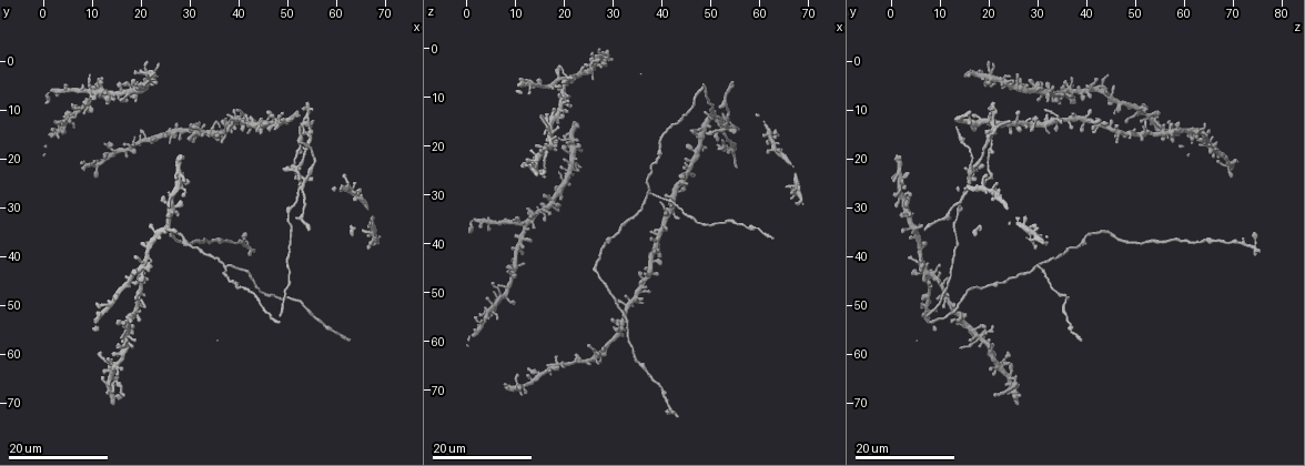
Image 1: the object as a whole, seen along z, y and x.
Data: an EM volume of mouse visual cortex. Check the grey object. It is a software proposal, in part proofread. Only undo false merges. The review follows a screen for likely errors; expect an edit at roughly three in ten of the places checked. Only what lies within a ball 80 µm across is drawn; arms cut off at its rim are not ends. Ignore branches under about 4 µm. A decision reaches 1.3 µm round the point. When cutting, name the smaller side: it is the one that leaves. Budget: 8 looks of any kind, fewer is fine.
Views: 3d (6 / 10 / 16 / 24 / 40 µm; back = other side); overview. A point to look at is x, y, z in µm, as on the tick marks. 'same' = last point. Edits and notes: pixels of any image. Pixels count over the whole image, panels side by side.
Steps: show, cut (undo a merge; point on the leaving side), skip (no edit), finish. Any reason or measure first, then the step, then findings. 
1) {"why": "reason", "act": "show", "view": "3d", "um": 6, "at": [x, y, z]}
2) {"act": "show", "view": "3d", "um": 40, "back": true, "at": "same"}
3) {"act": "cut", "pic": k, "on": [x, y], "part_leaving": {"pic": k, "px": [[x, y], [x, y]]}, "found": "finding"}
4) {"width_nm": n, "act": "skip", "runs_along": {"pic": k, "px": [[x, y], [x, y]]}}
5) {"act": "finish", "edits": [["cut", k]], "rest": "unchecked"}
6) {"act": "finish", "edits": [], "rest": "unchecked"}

{"why": "small branch off a trunk", "act": "show", "view": "3d", "um": 24, "at": [7.0, 11.0, 50.5]}

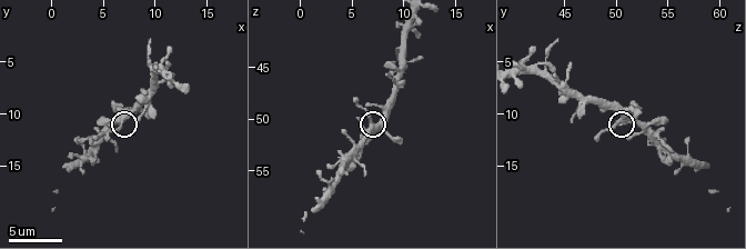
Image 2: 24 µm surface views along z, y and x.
{"act": "show", "view": "3d", "um": 10, "at": [7.0, 10.4, 50.6]}

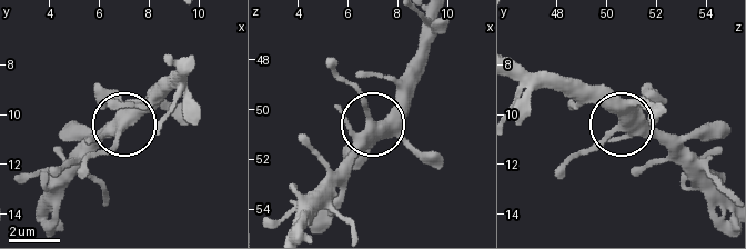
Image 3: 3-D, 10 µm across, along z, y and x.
{"act": "skip", "runs_along": {"pic": 3, "px": [[188, 58], [99, 153]]}, "found": "one cell here"}

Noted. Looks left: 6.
{"why": "branch point", "act": "show", "view": "3d", "um": 24, "at": [37.0, 42.5, 29.5]}

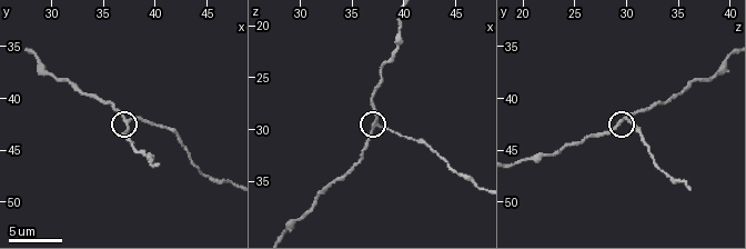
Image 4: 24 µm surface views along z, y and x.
{"act": "show", "view": "3d", "um": 10, "at": [37.2, 42.0, 29.6]}

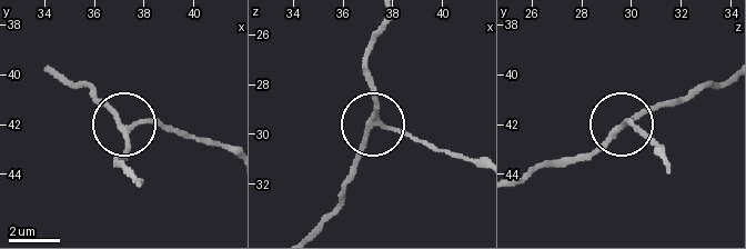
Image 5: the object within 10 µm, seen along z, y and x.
{"arms": 3, "act": "skip", "found": "continuous, no second cell"}

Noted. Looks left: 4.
{"why": "arms part here", "act": "show", "view": "3d", "um": 16, "at": [15.0, 66.0, 25.5]}

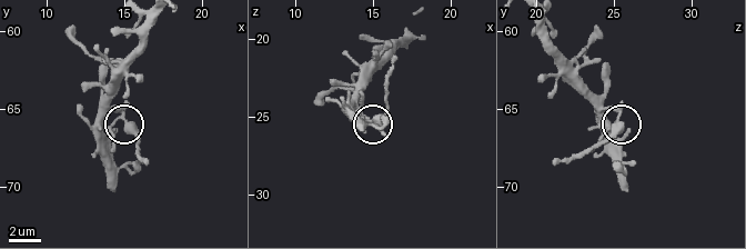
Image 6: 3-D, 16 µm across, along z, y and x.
{"act": "show", "view": "3d", "um": 6, "at": [14.6, 65.6, 25.4]}

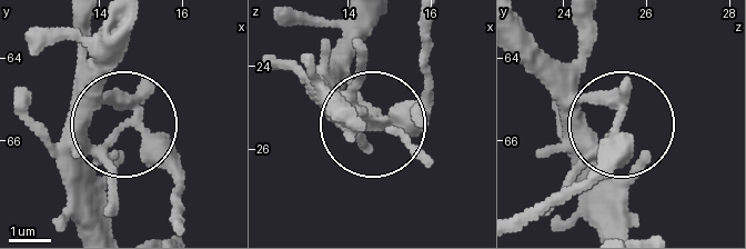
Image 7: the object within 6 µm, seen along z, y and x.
{"act": "show", "view": "3d", "um": 6, "back": true, "at": [14.65, 65.70, 25.20]}

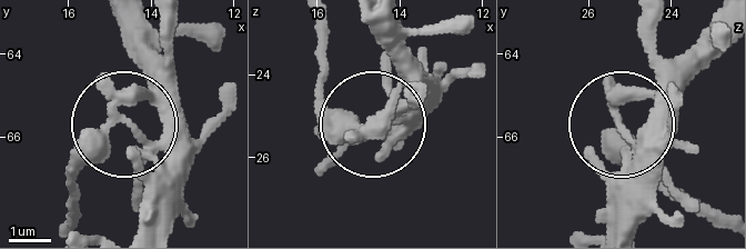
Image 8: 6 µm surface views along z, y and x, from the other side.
{"width_nm": 300, "act": "cut", "pic": 8, "on": [76, 168], "found": "a second cell is stuck on"}

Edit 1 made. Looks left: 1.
{"act": "finish", "edits": [["cut", 8]], "rest": "unchecked"}

